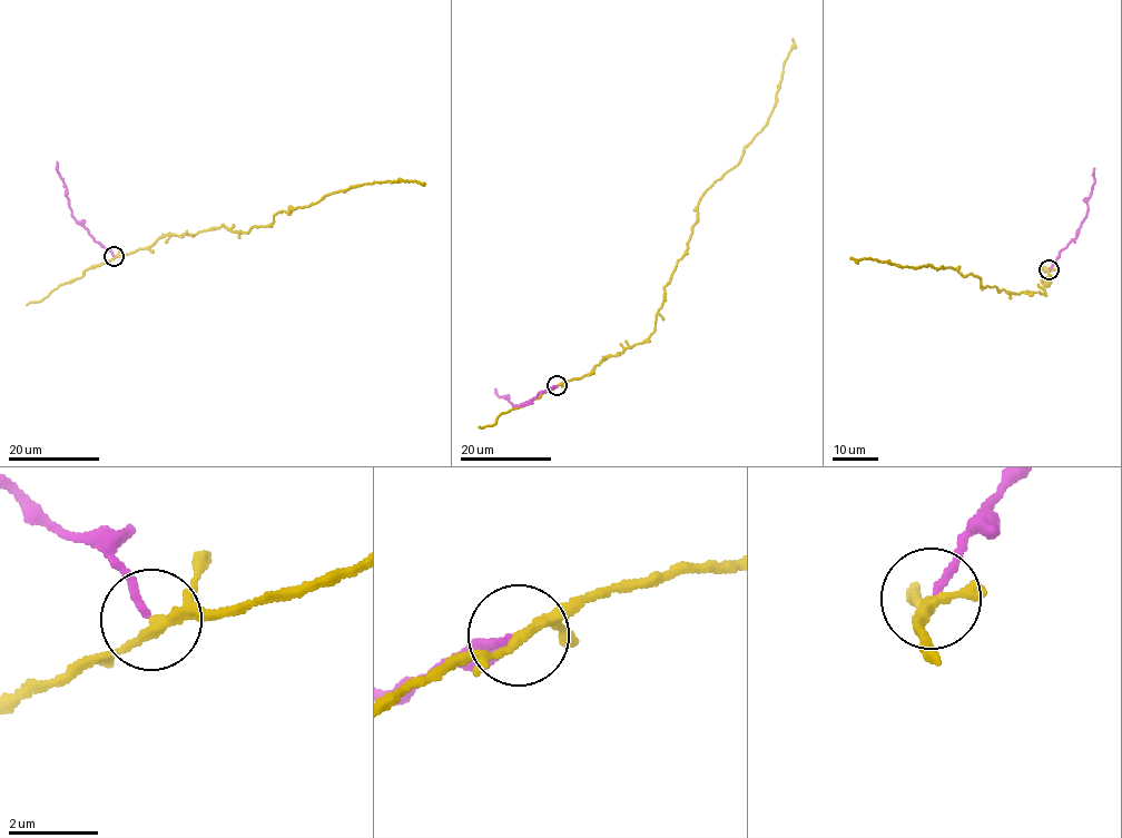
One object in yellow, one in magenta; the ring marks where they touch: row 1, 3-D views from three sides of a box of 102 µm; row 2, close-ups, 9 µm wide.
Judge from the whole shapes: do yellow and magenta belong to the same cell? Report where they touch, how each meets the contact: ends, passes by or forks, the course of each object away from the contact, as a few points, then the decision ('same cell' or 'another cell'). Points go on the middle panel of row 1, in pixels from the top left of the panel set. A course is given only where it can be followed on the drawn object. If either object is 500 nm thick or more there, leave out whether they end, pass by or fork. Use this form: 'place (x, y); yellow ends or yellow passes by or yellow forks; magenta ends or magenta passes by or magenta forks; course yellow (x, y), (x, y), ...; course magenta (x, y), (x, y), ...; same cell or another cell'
place (557, 385); yellow forks; magenta ends; course yellow (558, 385), (647, 342), (665, 287), (686, 250), (696, 206), (766, 124), (793, 38); course magenta (558, 386), (517, 405), (508, 397), (499, 397), (494, 388); another cell

